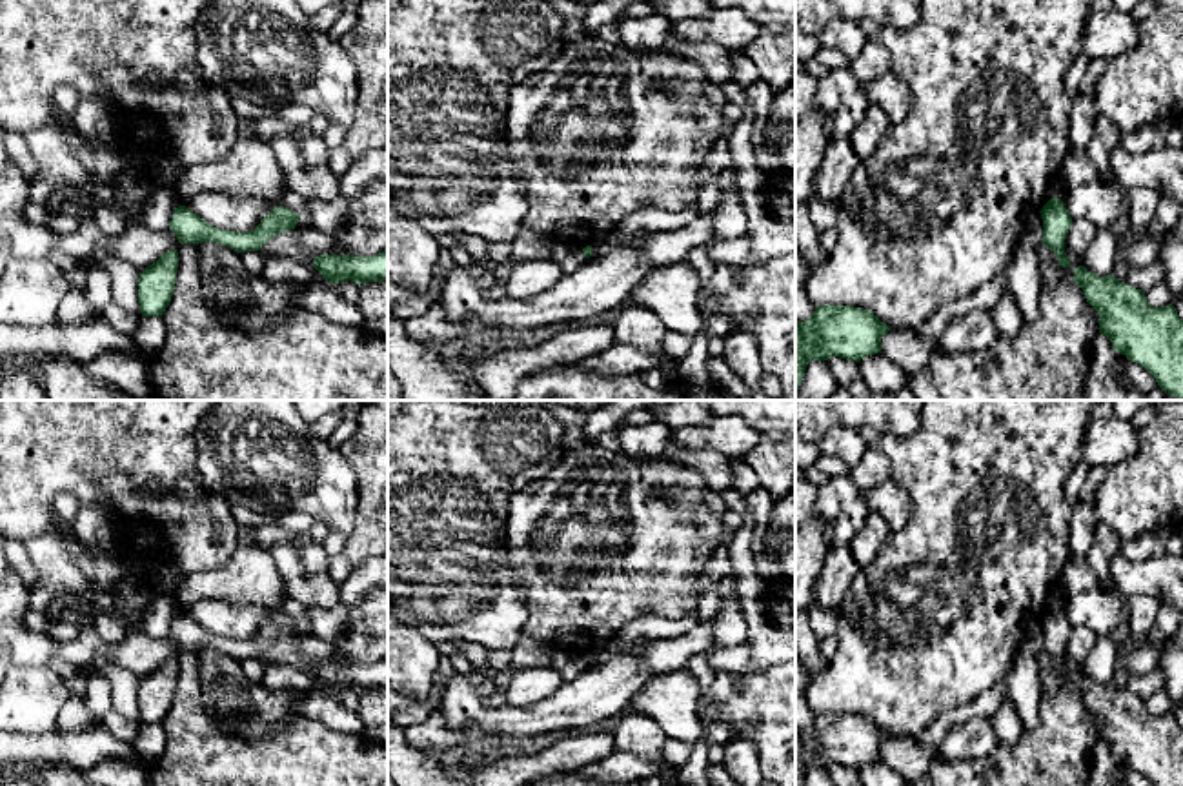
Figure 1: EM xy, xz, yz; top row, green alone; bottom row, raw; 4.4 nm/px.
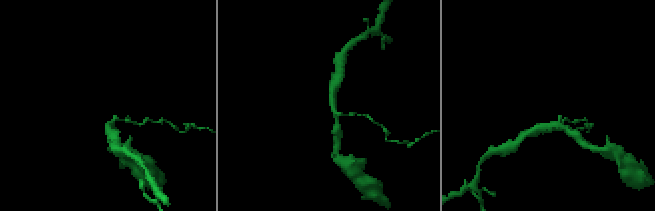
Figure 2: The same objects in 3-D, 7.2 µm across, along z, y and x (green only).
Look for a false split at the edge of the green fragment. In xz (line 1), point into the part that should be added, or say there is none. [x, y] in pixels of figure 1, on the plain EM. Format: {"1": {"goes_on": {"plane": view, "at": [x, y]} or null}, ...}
{"1": {"goes_on": null}}

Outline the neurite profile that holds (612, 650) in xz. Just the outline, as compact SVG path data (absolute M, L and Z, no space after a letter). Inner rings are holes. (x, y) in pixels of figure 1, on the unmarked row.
M642 639L637 642L617 642L617 640L610 640L606 644L602 644L597 651L592 653L592 664L593 668L602 666L613 659L621 659L621 657L637 657L637 659L644 659L646 653L652 648L652 640Z

